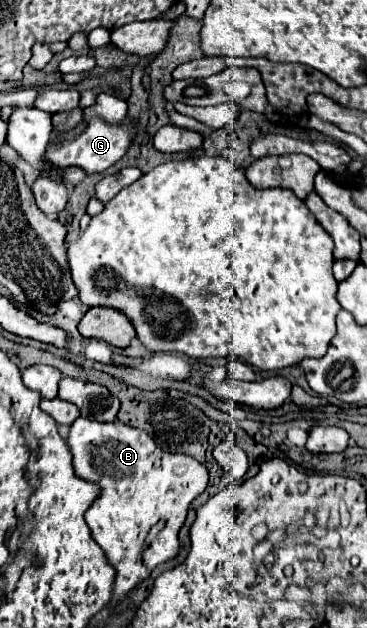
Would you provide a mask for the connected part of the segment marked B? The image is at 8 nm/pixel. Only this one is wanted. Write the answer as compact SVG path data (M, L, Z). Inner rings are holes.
M79 417L69 427L67 445L73 455L75 475L101 489L85 513L85 523L91 529L93 541L103 549L109 565L115 569L113 595L105 607L105 611L113 611L131 589L149 579L157 565L179 553L177 535L191 501L207 487L207 469L189 455L159 449L145 431L121 421L101 423ZM159 521L165 521L165 525L157 539L147 545L147 535Z

